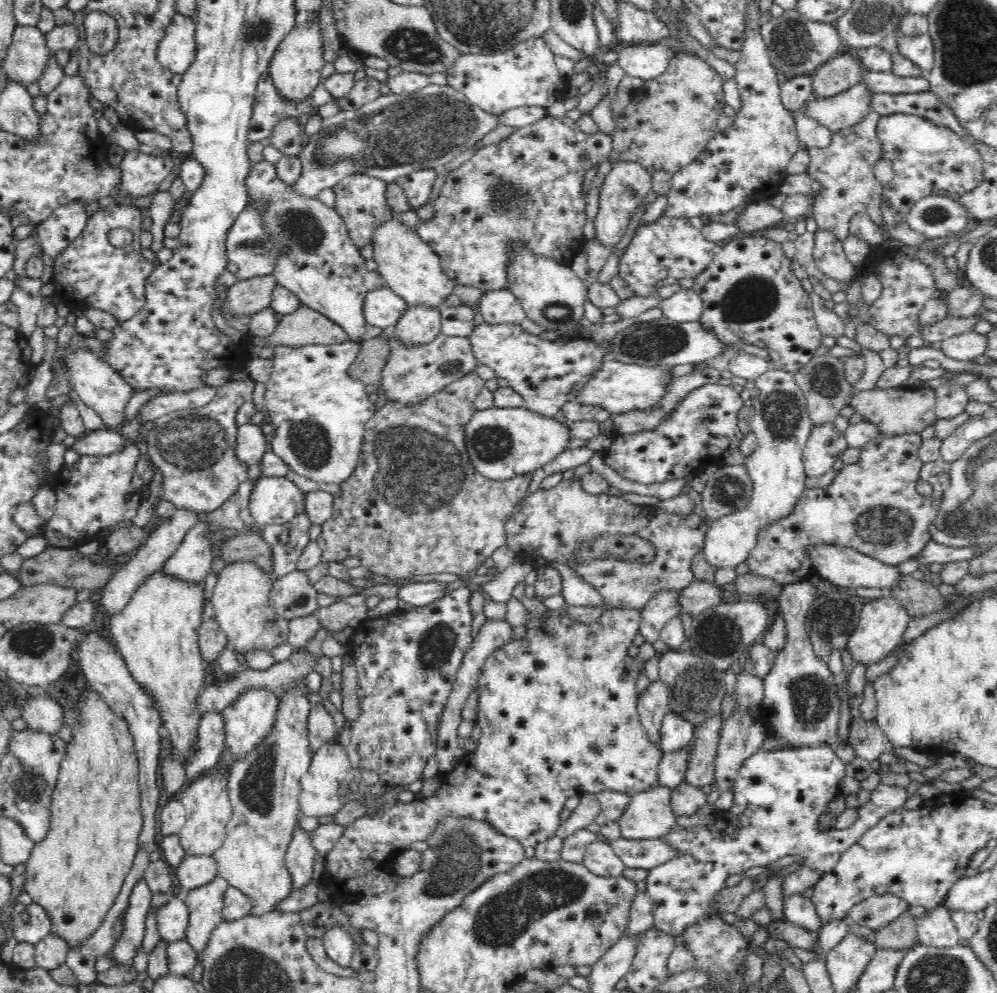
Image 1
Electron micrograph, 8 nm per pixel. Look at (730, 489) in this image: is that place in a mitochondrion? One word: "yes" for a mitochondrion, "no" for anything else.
yes

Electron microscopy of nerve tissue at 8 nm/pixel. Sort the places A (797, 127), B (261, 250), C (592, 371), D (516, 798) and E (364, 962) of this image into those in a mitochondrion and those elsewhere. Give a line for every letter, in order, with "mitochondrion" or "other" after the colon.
A: other
B: mitochondrion
C: other
D: other
E: other

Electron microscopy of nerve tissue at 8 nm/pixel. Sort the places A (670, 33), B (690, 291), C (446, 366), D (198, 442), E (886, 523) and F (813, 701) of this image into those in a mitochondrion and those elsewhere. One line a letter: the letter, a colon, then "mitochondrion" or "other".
A: other
B: other
C: mitochondrion
D: mitochondrion
E: mitochondrion
F: mitochondrion

